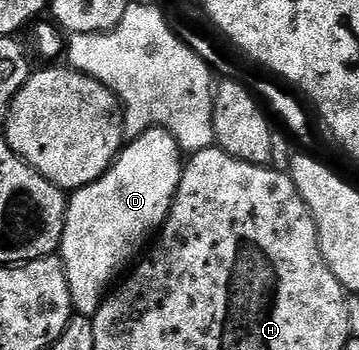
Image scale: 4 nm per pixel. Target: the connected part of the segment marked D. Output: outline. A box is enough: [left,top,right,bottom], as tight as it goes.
[57,130,184,315]

